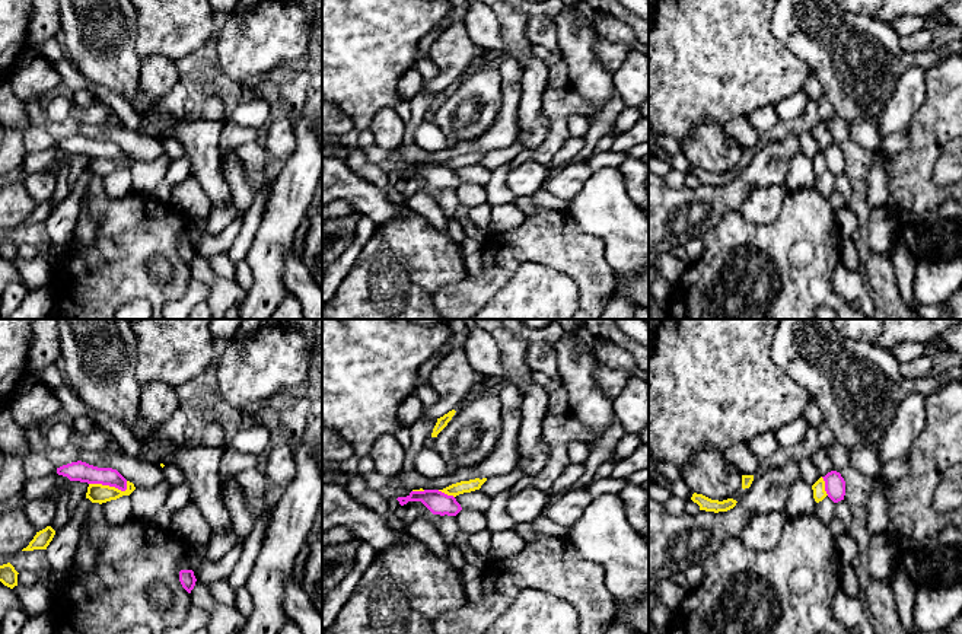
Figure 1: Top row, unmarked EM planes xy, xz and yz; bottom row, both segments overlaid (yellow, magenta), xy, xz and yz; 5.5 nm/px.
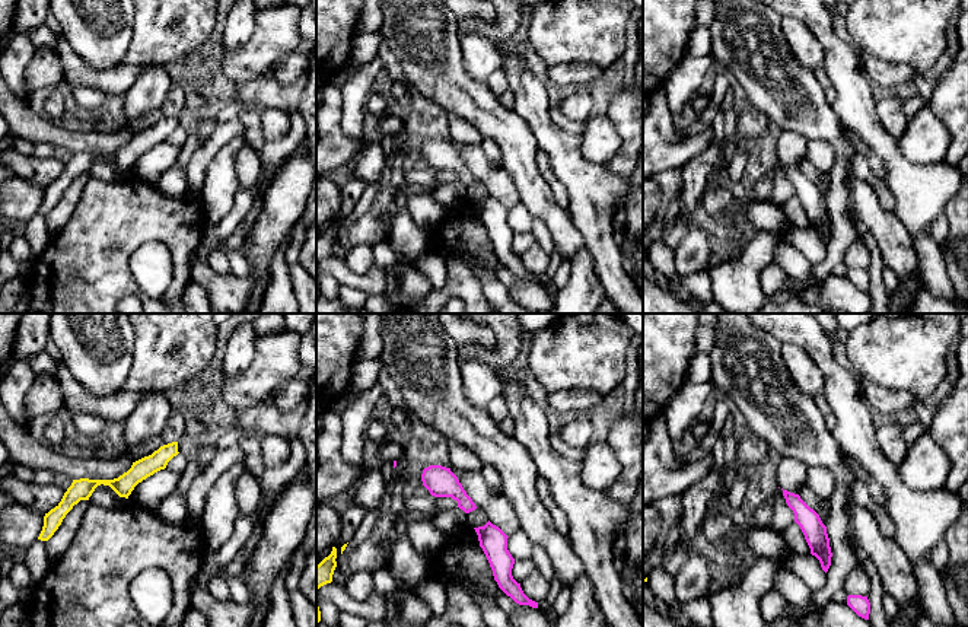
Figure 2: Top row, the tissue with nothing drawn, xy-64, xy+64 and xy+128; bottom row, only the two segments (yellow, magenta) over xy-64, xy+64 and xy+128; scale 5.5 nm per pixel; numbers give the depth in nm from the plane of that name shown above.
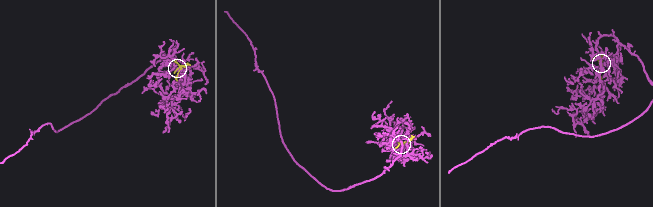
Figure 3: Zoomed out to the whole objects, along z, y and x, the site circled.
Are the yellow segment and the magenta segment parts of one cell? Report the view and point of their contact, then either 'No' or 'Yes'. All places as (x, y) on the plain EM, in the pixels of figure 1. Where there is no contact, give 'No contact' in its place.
Touches yellow at xy (108, 159). No

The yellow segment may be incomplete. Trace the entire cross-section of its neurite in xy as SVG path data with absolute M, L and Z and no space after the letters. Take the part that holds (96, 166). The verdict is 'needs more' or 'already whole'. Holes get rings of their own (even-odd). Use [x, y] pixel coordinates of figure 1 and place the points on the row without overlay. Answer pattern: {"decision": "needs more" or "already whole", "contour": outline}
{"decision": "already whole", "contour": "M127 154L127 163L121 165L115 160L102 159L102 157L89 157L86 172L92 176L106 176L111 173L117 173L122 169L130 169L136 163L134 157Z"}

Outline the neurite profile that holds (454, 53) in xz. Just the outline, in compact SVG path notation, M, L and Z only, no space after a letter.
M456 22L434 41L429 58L439 69L433 79L423 80L420 93L437 93L459 80L478 63L485 50L471 41L465 23Z

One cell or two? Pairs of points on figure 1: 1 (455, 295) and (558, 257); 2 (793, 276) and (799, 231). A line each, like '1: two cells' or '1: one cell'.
1: one cell
2: one cell

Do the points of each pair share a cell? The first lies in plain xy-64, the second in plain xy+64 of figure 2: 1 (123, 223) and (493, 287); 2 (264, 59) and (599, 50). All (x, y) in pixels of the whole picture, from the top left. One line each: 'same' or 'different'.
1: different
2: same

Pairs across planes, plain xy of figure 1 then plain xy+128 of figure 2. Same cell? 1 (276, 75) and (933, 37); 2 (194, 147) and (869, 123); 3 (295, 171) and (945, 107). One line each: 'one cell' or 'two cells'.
1: two cells
2: two cells
3: one cell

